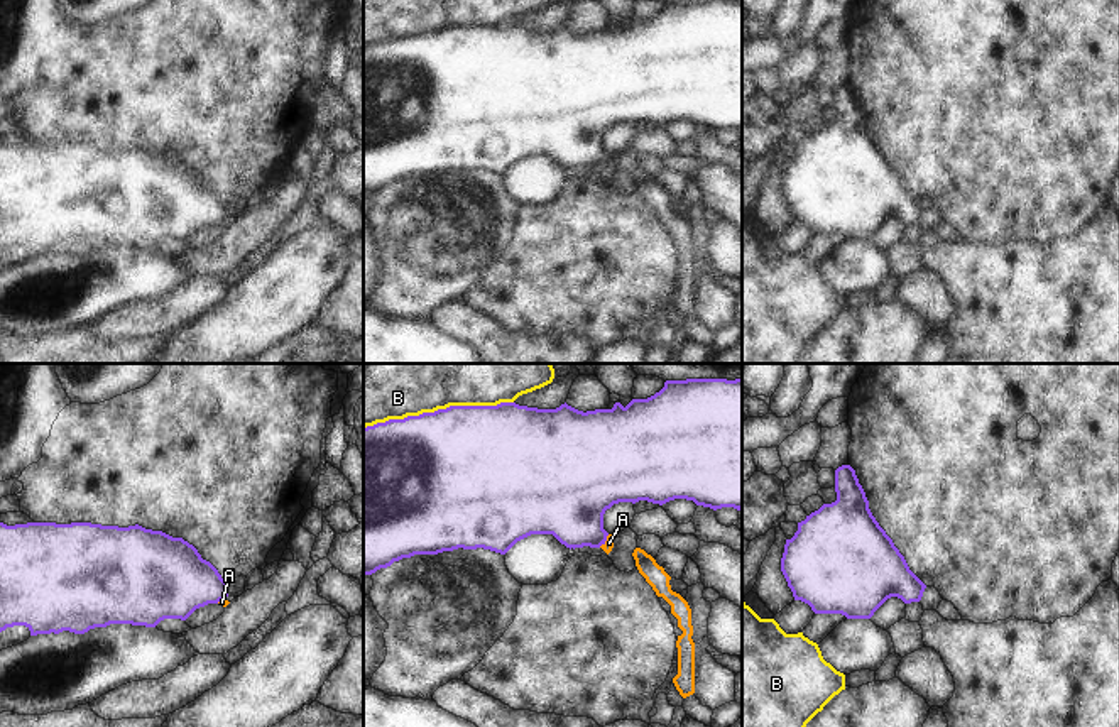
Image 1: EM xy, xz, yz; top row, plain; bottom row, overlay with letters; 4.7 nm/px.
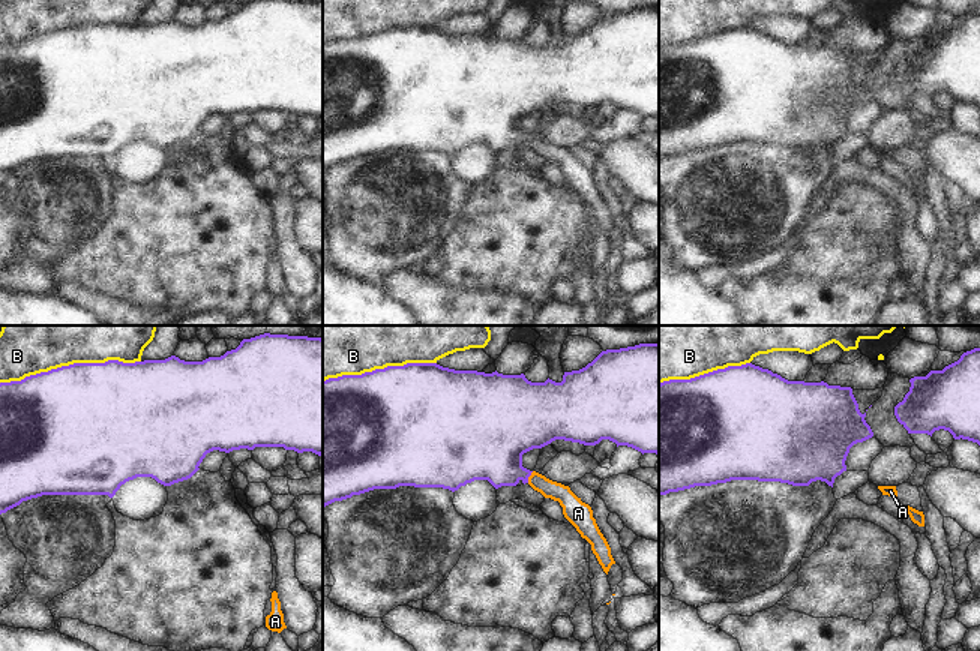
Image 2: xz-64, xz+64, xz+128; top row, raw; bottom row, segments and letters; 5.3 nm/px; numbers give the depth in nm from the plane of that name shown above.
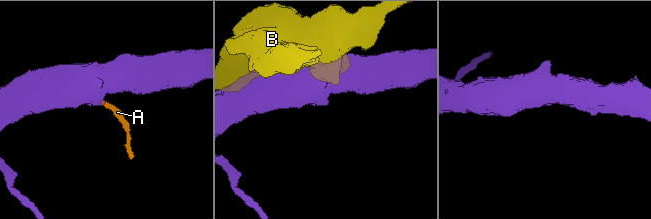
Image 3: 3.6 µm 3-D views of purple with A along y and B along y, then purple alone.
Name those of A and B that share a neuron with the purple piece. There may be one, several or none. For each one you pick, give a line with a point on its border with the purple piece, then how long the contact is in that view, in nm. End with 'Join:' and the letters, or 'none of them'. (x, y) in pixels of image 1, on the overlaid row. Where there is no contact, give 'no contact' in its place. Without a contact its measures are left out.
A: contact xz (604, 541); length 80 nm
Join: A

